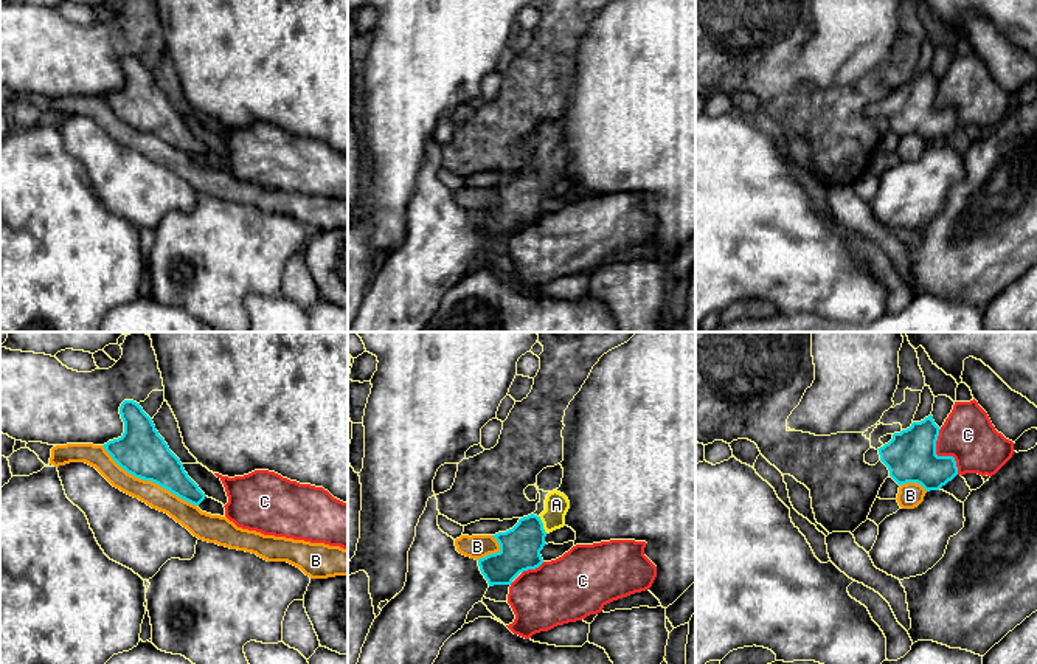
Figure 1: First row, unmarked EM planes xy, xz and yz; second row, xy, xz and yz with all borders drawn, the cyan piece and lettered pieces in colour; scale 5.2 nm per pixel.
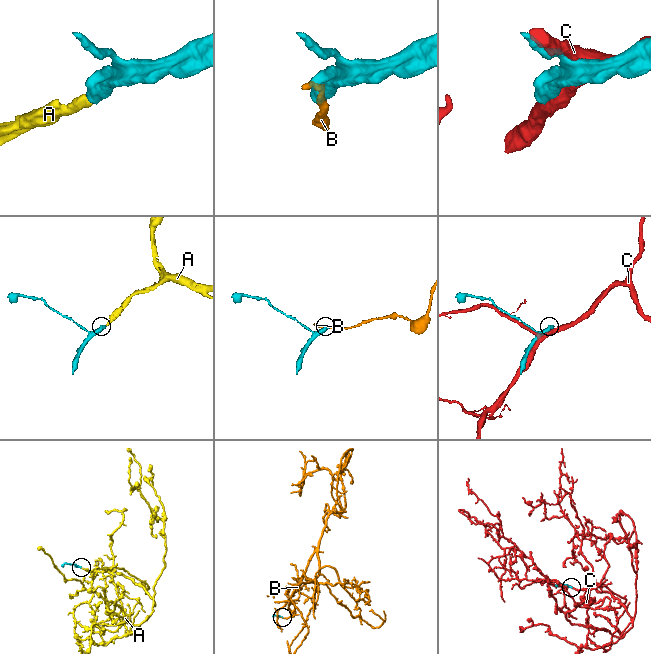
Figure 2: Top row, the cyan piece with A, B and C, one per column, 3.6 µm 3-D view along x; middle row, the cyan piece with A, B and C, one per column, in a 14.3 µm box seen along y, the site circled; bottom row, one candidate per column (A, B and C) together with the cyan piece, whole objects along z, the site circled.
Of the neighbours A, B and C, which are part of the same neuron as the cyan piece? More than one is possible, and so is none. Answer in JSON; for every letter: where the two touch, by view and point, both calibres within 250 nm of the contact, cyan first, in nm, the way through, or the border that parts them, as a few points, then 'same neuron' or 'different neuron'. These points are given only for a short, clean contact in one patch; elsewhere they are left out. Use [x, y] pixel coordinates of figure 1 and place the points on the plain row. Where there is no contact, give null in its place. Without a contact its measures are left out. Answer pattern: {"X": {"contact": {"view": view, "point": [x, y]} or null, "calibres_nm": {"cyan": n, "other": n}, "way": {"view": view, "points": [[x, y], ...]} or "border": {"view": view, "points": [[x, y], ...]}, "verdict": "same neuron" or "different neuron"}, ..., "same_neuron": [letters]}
{"A": {"contact": {"view": "xz", "point": [542, 177]}, "calibres_nm": {"cyan": 220, "other": 130}, "way": {"view": "xz", "points": [[520, 199], [542, 177], [554, 165], [556, 157]]}, "verdict": "same neuron"}, "B": {"contact": {"view": "xy", "point": [148, 132]}, "calibres_nm": {"cyan": 260, "other": 120}, "verdict": "different neuron"}, "C": {"contact": {"view": "yz", "point": [941, 109]}, "calibres_nm": {"cyan": 260, "other": 280}, "verdict": "different neuron"}, "same_neuron": ["A"]}

